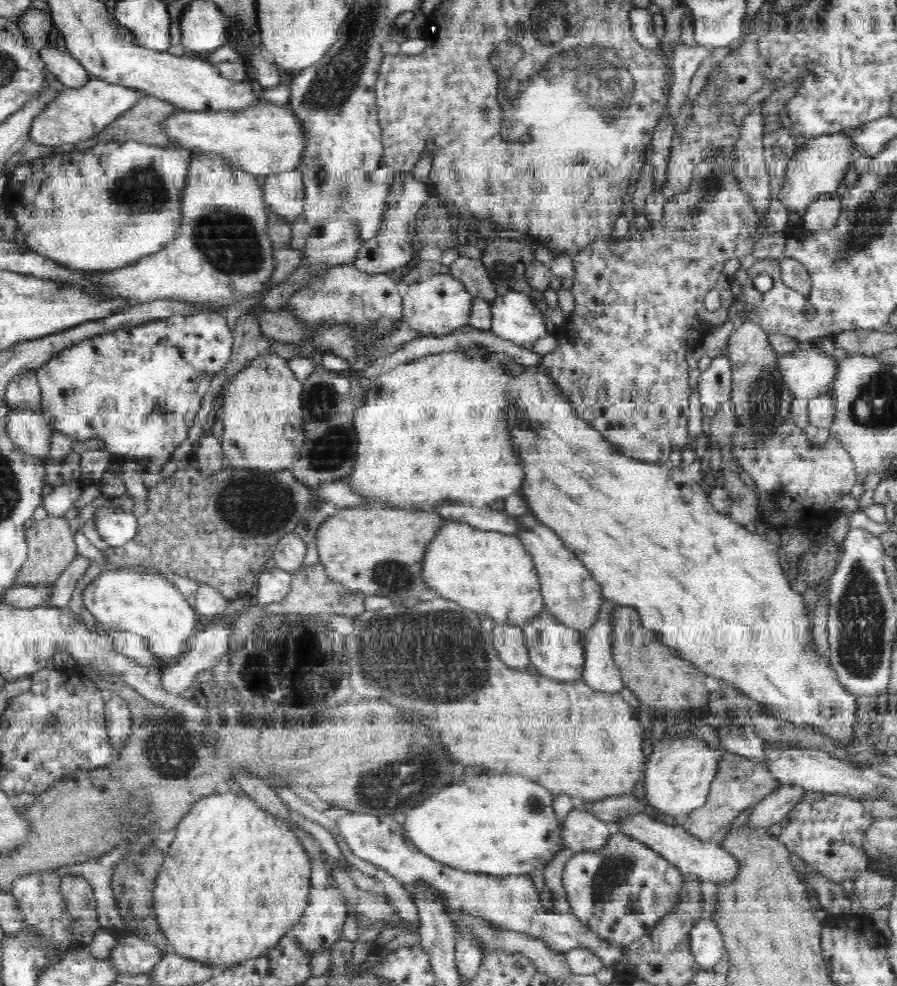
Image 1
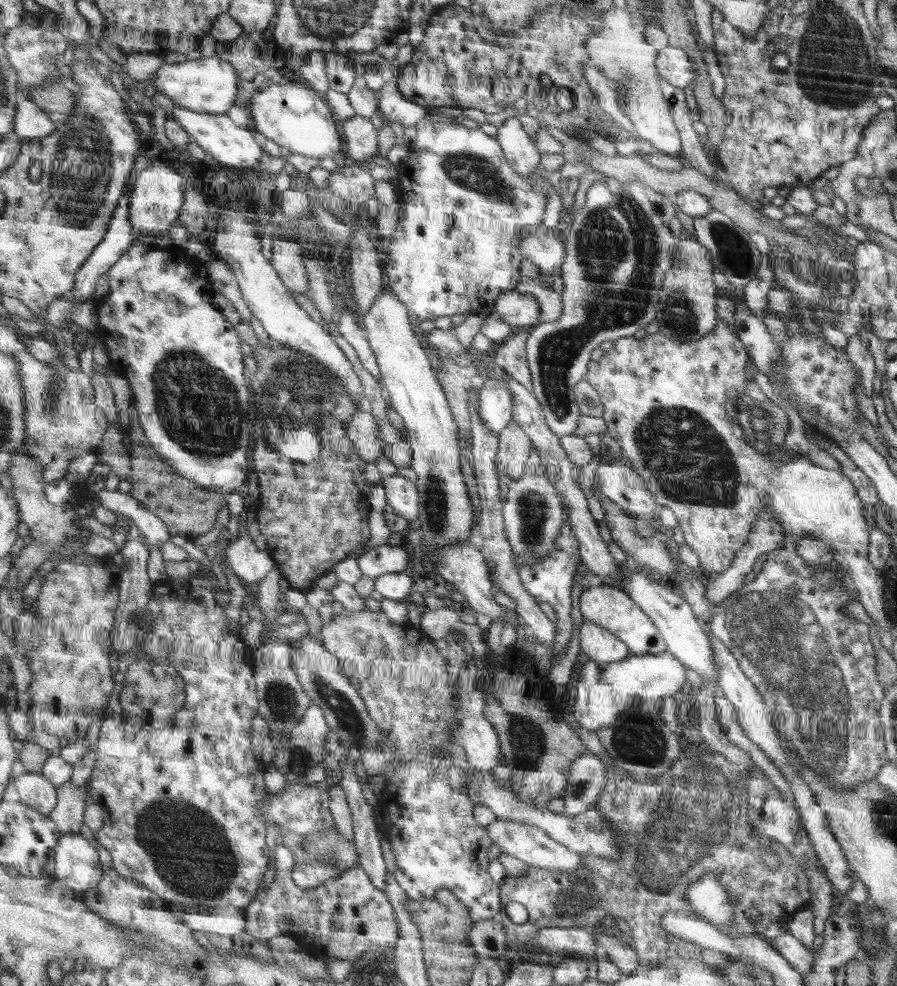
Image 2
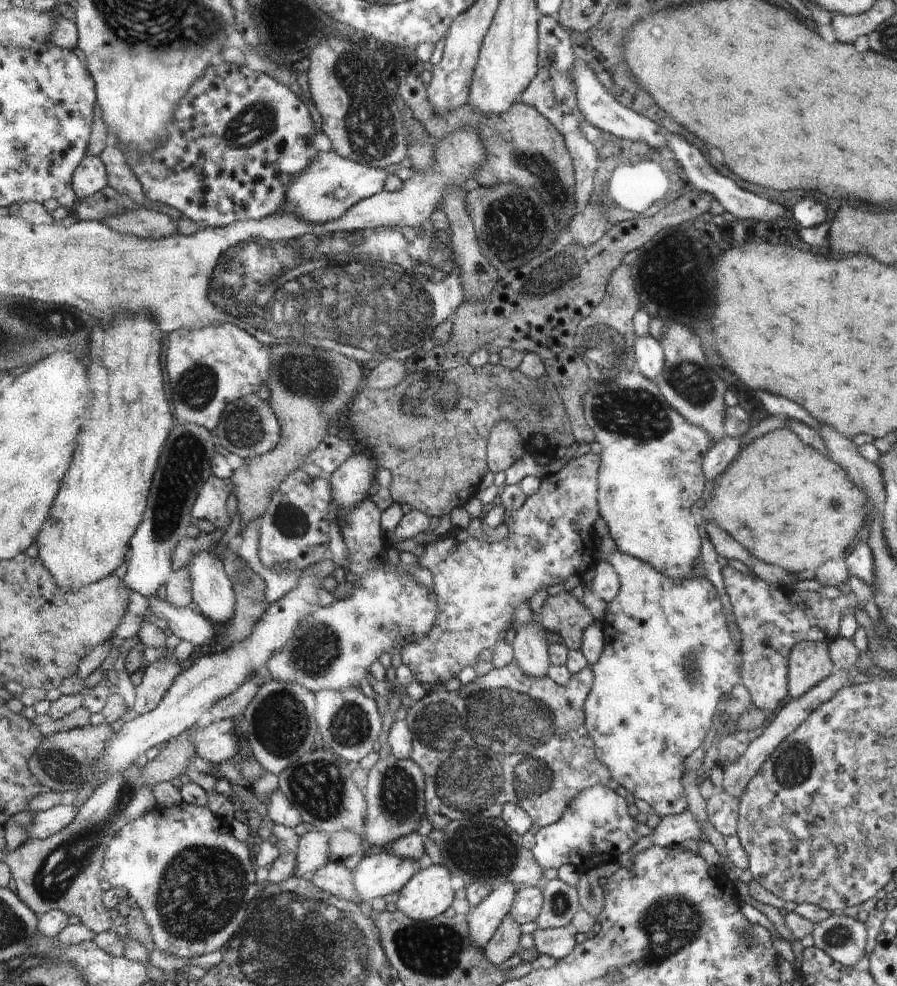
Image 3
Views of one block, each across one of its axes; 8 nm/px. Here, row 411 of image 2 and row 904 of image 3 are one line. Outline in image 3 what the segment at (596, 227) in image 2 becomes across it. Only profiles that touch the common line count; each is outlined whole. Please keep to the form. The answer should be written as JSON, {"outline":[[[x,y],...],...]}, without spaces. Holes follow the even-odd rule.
{"outline":[[[561,879],[546,881],[542,886],[543,905],[535,918],[538,929],[568,926],[581,909],[577,888]]]}

